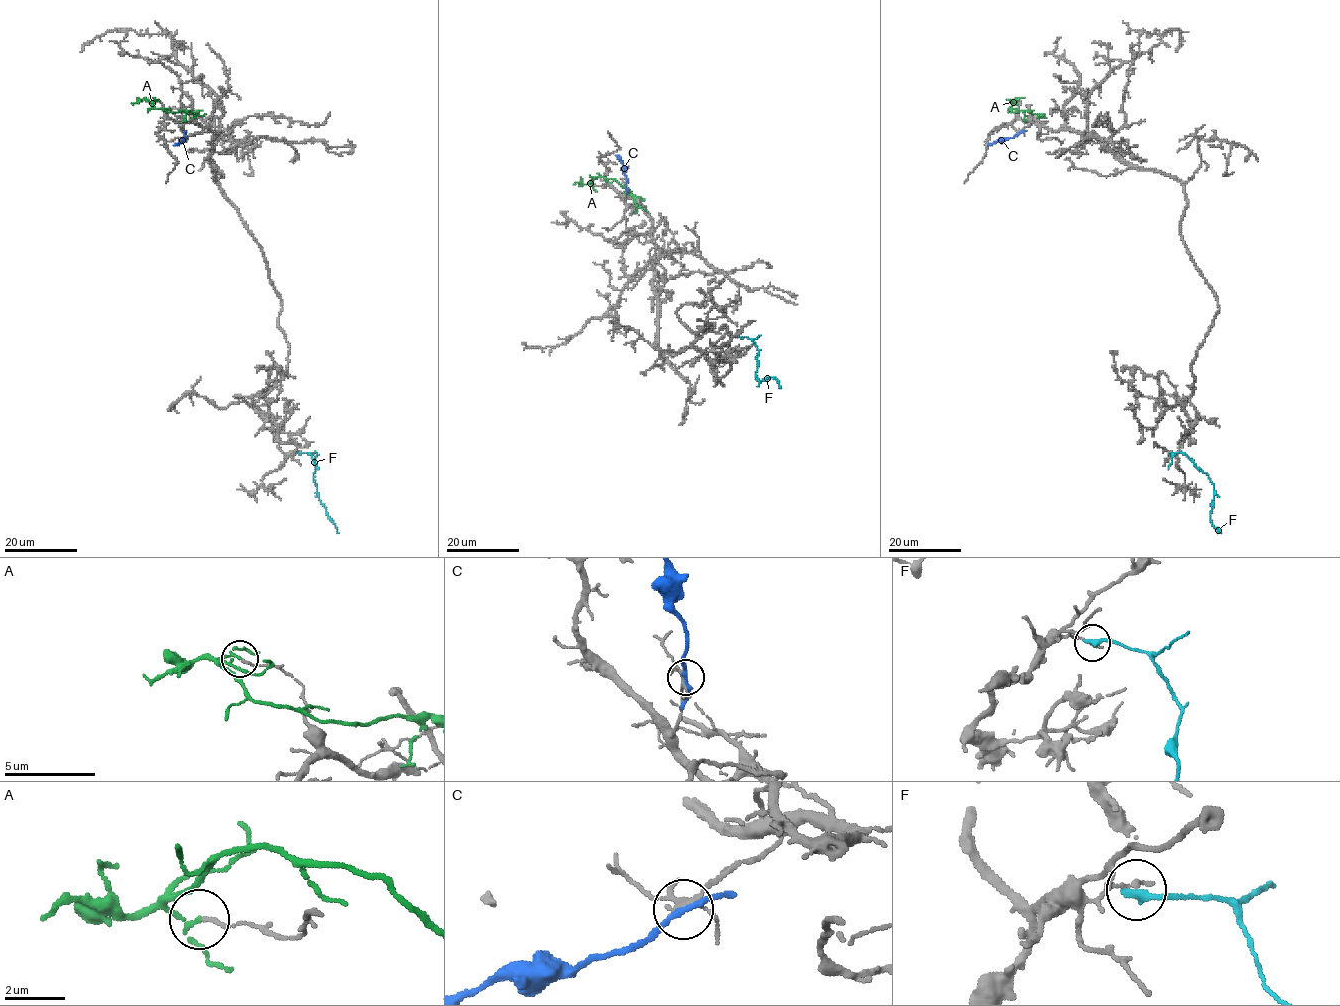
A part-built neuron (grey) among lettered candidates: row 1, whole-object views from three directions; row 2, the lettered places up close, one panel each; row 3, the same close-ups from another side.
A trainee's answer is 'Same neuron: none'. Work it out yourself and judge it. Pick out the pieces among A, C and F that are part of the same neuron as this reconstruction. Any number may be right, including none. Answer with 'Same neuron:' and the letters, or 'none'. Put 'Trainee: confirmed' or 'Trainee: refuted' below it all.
Same neuron: none
Trainee: confirmed

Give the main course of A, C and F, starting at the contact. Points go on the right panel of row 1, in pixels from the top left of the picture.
A: (1017, 99), (1009, 108), (1012, 111), (1045, 113)
C: (1020, 132), (987, 144)
F: (1170, 452), (1183, 453), (1208, 476), (1214, 494), (1210, 521), (1221, 533)

